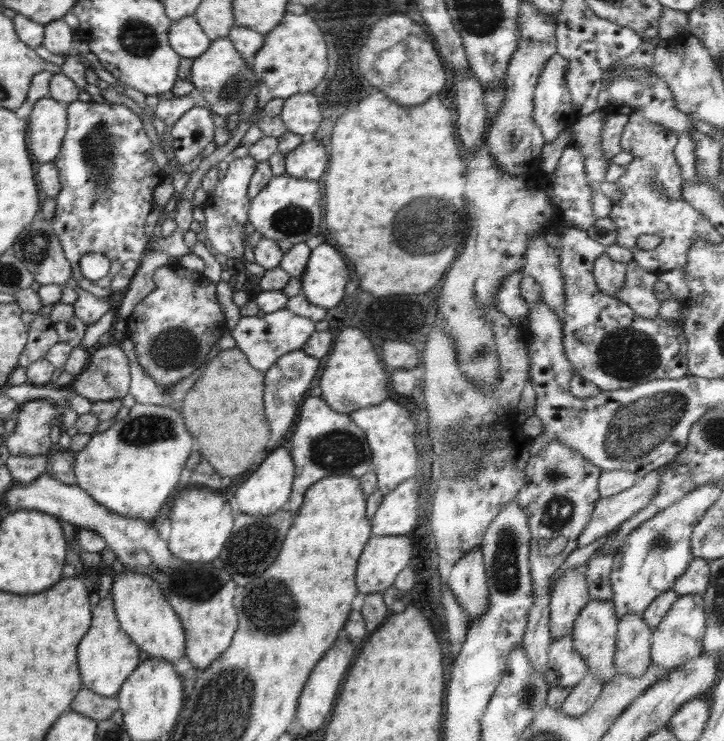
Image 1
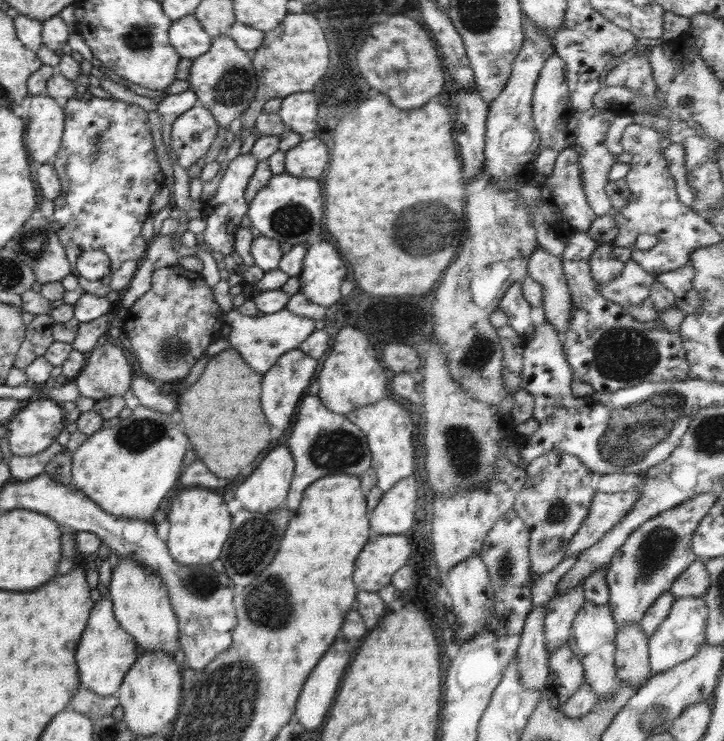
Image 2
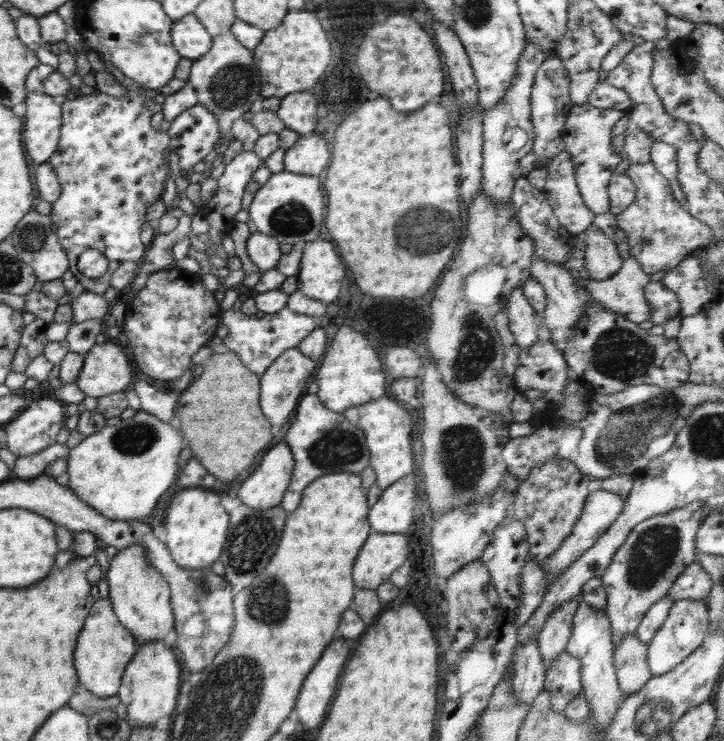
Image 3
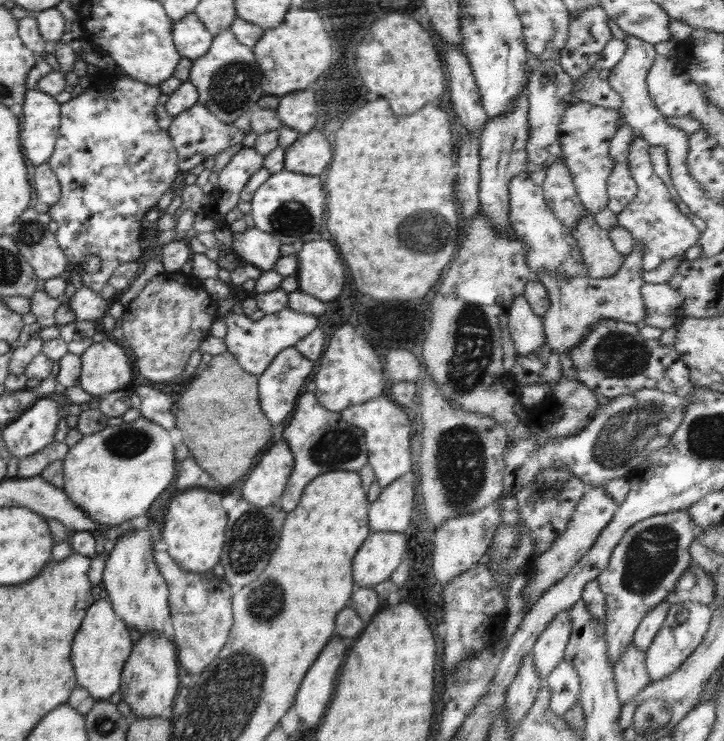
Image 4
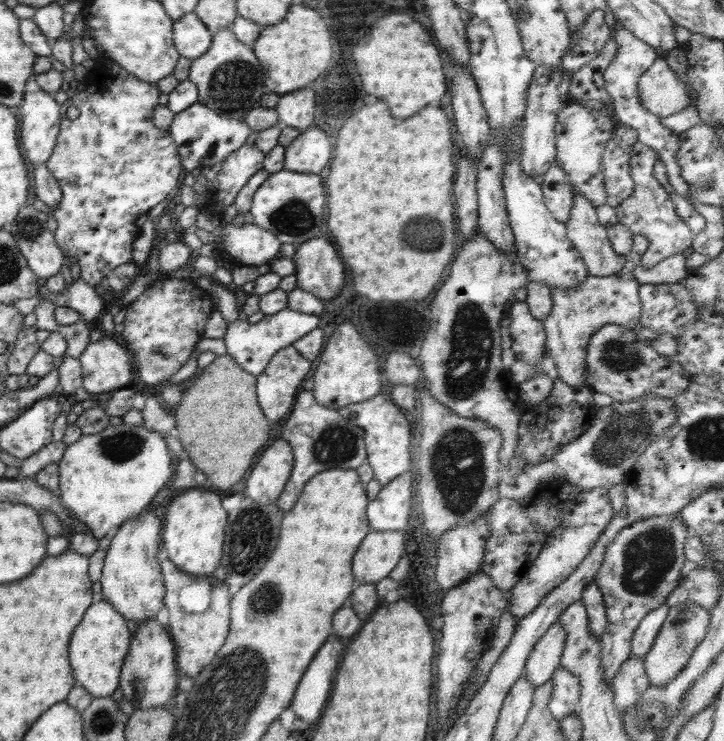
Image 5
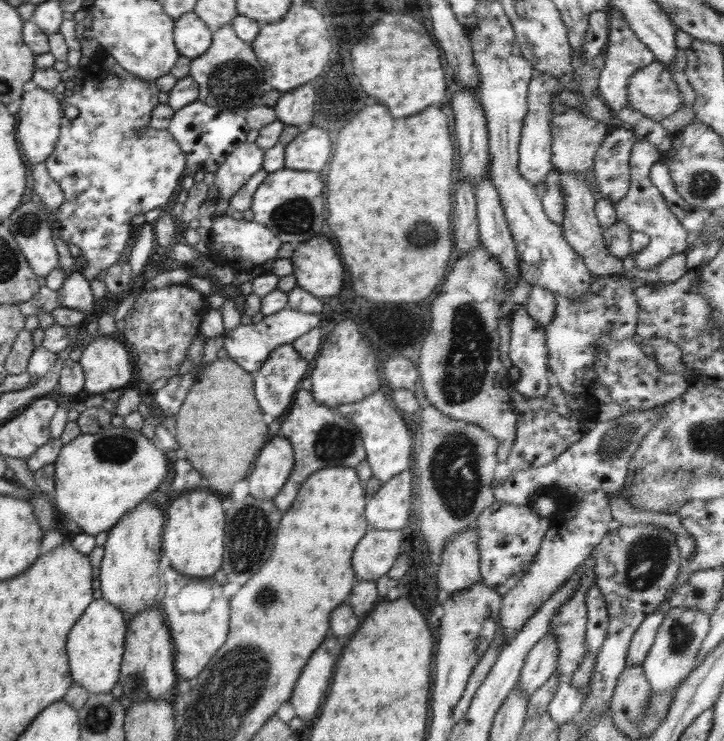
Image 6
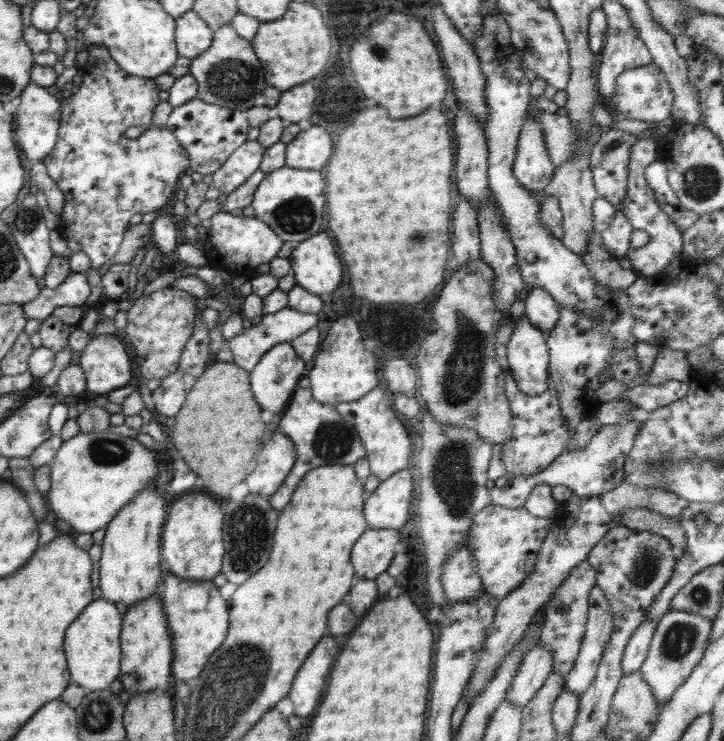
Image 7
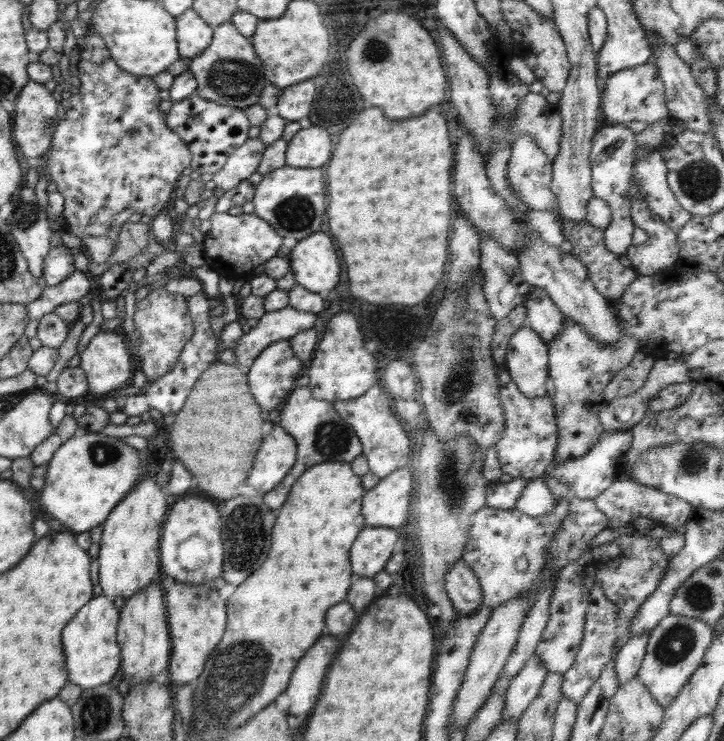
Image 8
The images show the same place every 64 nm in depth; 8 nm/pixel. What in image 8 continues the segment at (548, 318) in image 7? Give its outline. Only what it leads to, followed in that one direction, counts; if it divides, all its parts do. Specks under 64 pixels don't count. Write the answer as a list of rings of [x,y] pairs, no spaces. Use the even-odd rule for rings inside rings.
[[[534,287],[523,303],[527,310],[526,324],[544,341],[552,342],[563,328],[563,314],[542,288]]]

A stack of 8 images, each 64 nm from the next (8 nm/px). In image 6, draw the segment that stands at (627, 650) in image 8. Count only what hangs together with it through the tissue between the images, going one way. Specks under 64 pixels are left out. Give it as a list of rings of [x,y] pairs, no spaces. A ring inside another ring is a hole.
[[[666,600],[662,602],[658,609],[651,612],[634,632],[628,649],[626,666],[641,665],[654,642],[656,633],[667,615],[671,606]]]

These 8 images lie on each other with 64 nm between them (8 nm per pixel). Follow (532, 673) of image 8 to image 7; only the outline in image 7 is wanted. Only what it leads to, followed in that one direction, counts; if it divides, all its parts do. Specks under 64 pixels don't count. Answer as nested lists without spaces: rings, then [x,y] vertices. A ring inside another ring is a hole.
[[[541,642],[535,644],[524,654],[506,699],[516,706],[526,706],[553,672],[552,665],[552,653]]]

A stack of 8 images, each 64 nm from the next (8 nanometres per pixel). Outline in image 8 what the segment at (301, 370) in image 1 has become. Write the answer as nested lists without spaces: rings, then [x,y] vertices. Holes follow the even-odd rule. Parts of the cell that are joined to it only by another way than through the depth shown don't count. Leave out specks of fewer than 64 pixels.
[[[287,340],[264,348],[251,363],[247,374],[254,400],[270,411],[283,405],[299,378],[301,362]]]

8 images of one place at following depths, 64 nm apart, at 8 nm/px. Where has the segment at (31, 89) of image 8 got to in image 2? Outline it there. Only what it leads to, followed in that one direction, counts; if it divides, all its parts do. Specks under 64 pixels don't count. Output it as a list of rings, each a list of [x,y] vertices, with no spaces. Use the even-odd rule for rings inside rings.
[[[32,96],[23,138],[27,153],[38,164],[52,163],[64,130],[62,102],[50,96]]]

